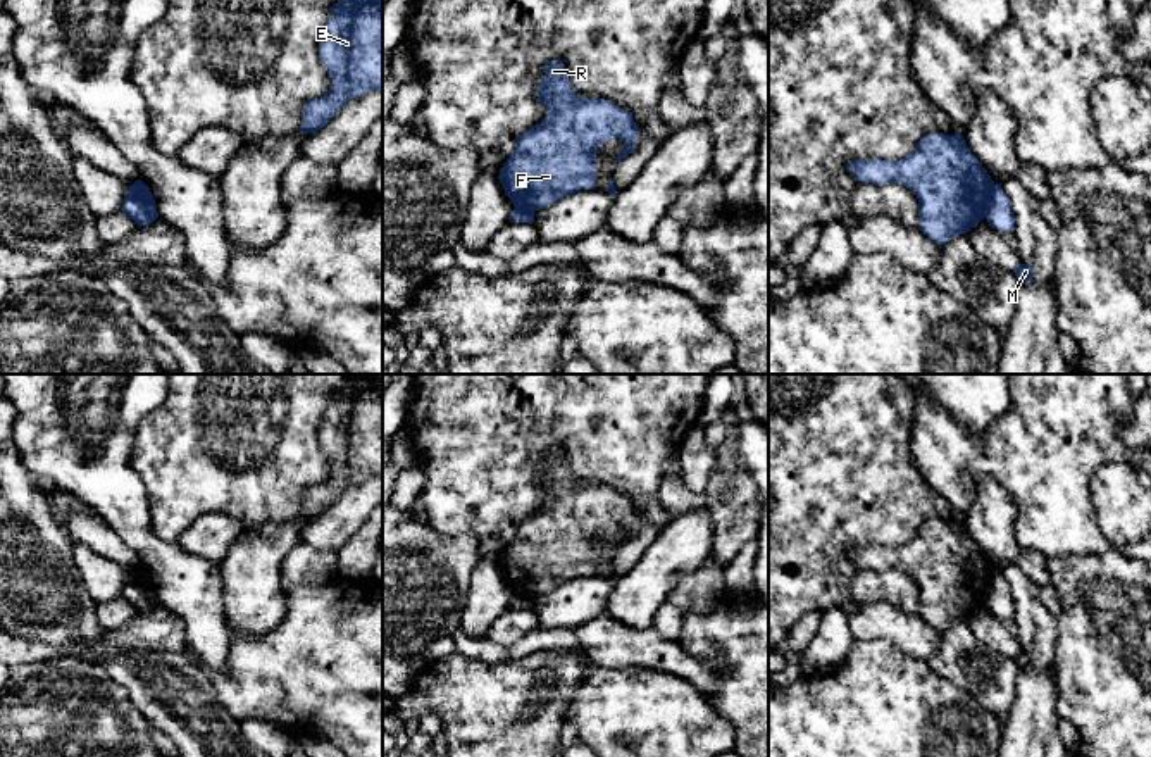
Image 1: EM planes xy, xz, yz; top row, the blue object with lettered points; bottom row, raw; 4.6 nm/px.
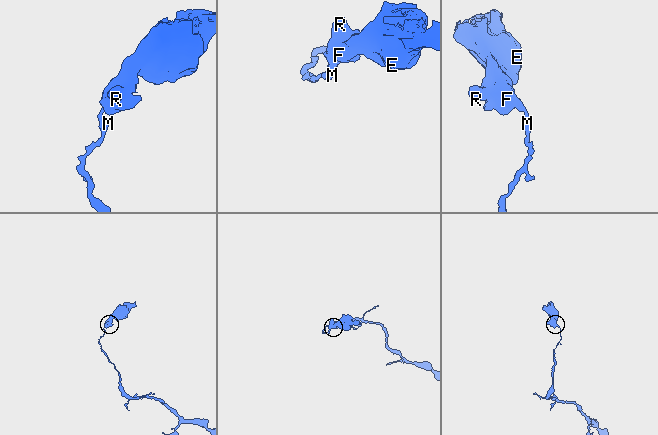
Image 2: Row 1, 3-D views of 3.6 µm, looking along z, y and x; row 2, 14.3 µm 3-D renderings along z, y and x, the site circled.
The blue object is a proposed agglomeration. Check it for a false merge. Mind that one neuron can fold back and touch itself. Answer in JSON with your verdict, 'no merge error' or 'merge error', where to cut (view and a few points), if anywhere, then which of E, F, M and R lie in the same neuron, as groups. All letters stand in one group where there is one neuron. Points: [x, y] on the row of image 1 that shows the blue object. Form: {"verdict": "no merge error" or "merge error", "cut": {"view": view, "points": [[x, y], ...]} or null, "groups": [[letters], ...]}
{"verdict": "merge error", "cut": {"view": "yz", "points": [[995, 185], [984, 216]]}, "groups": [["E", "F", "R"], ["M"]]}

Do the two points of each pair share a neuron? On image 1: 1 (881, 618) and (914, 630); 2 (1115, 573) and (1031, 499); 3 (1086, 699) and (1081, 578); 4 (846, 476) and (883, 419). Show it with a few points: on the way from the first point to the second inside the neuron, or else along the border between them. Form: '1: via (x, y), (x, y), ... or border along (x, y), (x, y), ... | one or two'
1: via (889, 623), (905, 630) | one
2: border along (1112, 545), (1096, 554), (1055, 556) | two
3: via (1086, 669), (1086, 607) | one
4: via (846, 462), (846, 456), (869, 433) | one

